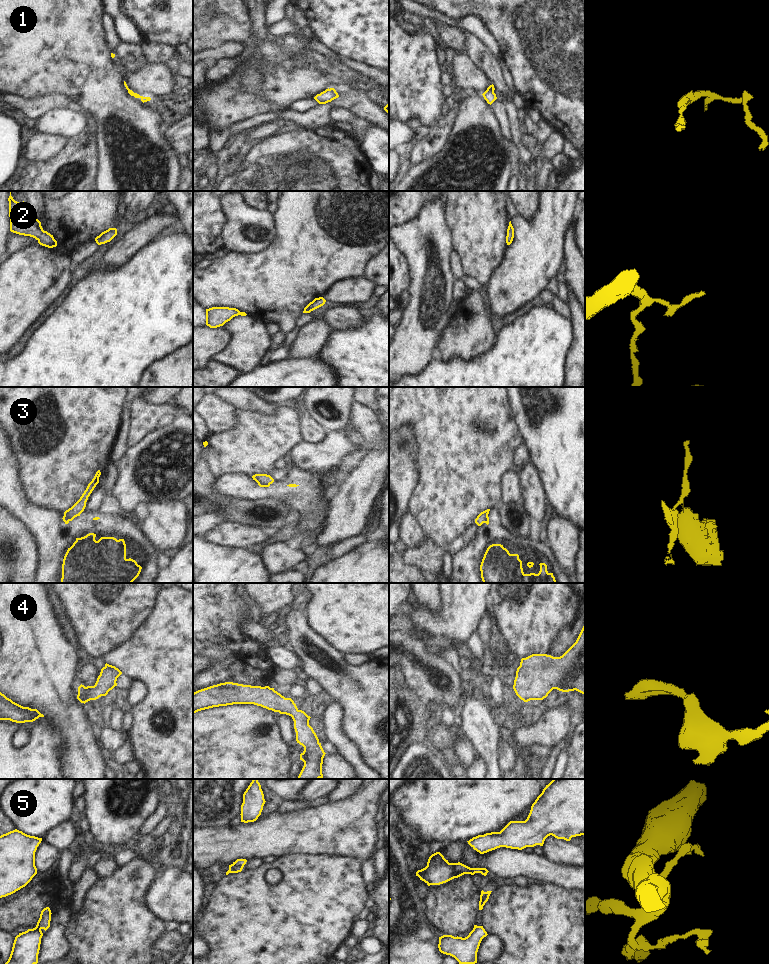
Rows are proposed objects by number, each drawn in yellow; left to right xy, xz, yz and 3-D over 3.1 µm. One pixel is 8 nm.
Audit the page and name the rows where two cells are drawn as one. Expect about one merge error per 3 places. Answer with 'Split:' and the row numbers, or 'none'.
Split: 3, 5

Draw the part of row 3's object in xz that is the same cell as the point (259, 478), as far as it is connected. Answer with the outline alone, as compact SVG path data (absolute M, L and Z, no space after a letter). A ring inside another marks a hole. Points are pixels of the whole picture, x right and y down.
M255 474L252 476L252 478L257 483L272 484L274 482L274 479L270 475L267 475L267 474Z

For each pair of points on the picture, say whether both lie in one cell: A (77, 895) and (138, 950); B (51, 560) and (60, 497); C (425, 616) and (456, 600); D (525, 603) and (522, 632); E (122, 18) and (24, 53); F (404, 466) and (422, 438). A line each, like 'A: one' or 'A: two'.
A: two
B: two
C: one
D: one
E: two
F: two

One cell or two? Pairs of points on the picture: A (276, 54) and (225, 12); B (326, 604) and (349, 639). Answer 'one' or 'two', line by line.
A: one
B: one

